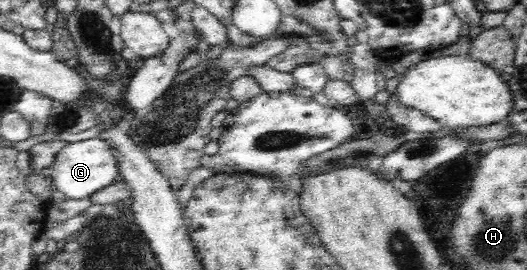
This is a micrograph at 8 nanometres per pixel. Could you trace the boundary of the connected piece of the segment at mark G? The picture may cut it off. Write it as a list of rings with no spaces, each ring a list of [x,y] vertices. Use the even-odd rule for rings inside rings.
[[[100,137],[72,142],[57,153],[49,176],[56,191],[68,199],[86,199],[120,180],[120,166],[114,146]]]

